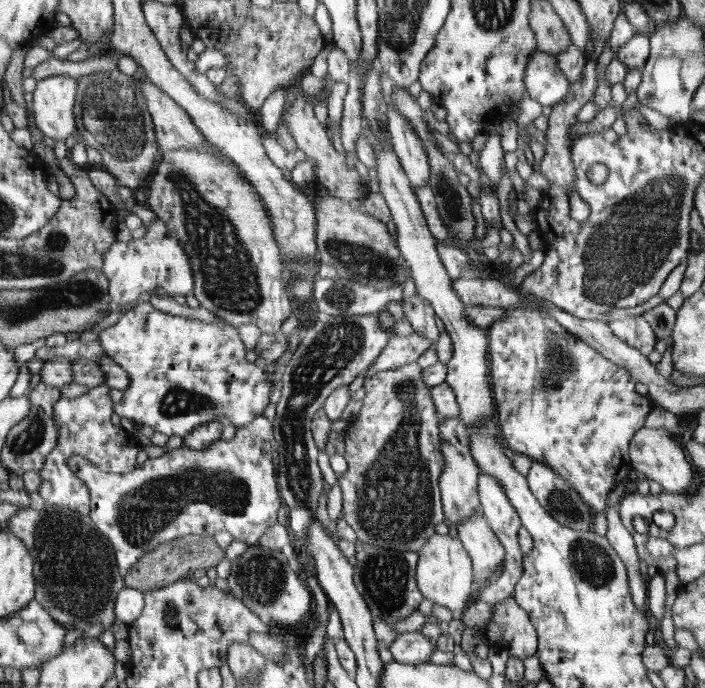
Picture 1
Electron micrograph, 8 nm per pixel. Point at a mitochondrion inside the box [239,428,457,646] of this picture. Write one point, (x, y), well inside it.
(383, 575)

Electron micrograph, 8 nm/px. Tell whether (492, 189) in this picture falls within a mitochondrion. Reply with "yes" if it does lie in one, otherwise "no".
no

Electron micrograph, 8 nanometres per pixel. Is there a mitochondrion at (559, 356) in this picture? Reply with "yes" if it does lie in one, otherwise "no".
yes

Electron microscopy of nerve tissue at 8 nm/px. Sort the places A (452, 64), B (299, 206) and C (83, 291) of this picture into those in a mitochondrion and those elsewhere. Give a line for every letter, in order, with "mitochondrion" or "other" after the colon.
A: other
B: other
C: mitochondrion

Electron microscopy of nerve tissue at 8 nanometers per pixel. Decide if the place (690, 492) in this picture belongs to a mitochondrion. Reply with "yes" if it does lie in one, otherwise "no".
no

